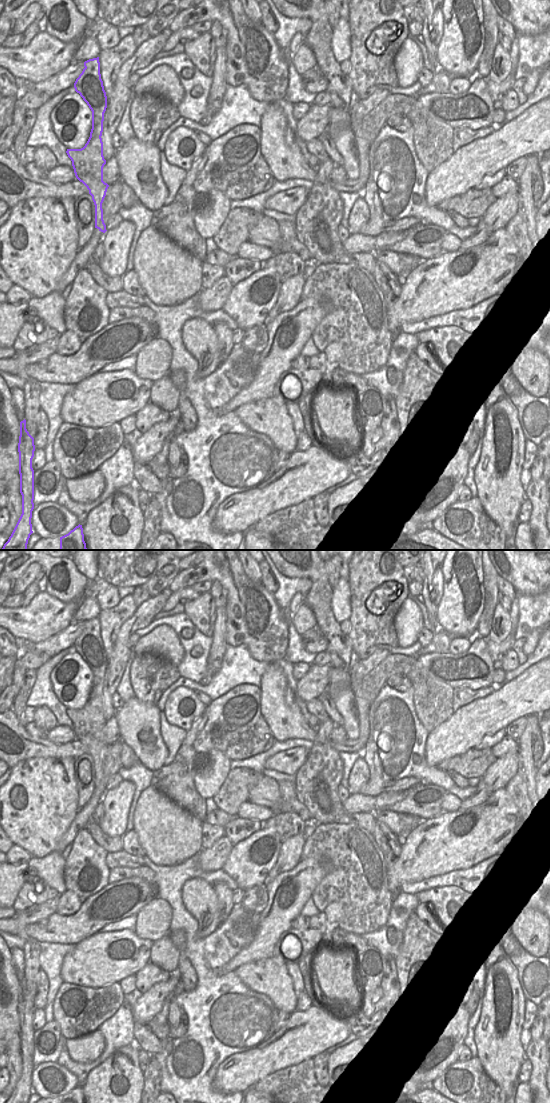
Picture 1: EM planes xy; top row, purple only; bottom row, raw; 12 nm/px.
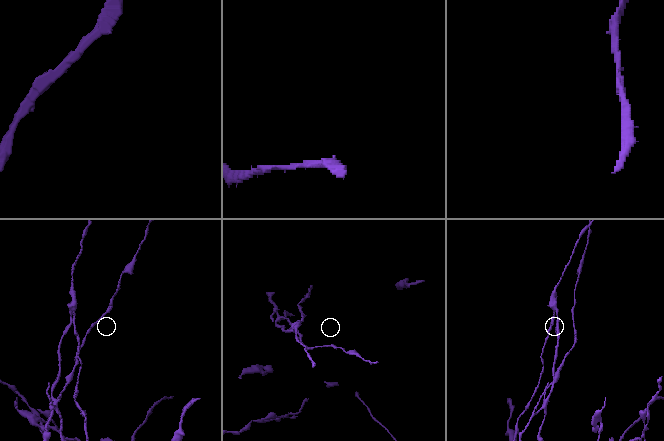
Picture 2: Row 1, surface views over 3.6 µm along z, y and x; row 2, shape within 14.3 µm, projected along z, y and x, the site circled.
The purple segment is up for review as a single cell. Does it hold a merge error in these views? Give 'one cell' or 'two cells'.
two cells

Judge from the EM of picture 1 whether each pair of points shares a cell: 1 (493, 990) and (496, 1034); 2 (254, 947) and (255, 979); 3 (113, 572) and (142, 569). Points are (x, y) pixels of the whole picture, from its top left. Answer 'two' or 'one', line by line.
1: one
2: two
3: one

